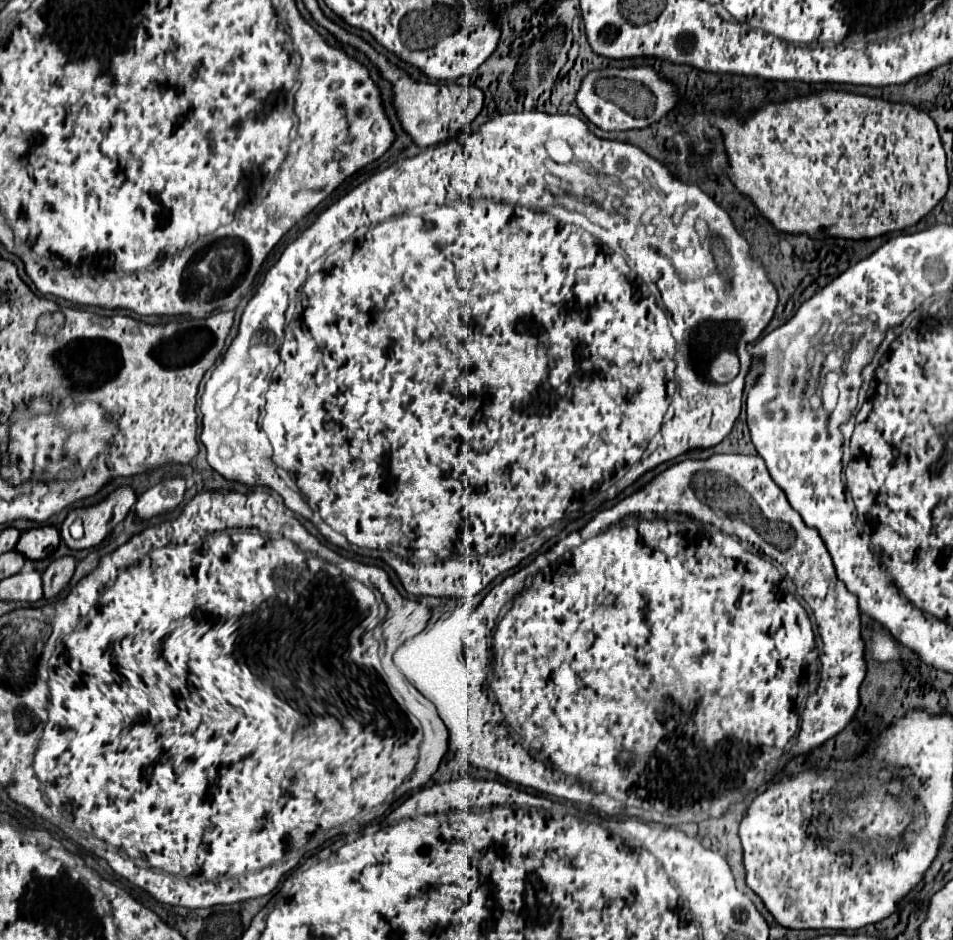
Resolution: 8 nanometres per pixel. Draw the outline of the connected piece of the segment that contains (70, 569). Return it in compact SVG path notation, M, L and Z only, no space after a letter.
M61 556L61 558L51 560L47 570L43 572L45 598L53 598L67 586L67 582L71 580L71 576L75 572L75 564L77 564L77 560L73 556Z

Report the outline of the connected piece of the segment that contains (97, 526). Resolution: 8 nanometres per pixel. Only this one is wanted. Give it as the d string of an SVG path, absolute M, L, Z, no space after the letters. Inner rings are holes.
M125 484L125 486L115 488L105 500L97 502L95 506L69 510L69 514L61 526L61 536L63 536L65 544L75 550L97 546L127 516L127 512L135 506L135 502L137 502L135 490ZM77 516L81 516L85 522L85 536L81 540L73 540L69 534L69 526L73 524L73 520Z

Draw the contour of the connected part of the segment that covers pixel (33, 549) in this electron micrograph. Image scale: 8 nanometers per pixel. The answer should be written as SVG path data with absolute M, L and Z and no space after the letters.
M45 524L45 526L29 528L27 532L23 532L15 548L25 558L41 560L41 558L47 558L57 548L59 542L61 542L59 530L55 526L51 526L51 524Z

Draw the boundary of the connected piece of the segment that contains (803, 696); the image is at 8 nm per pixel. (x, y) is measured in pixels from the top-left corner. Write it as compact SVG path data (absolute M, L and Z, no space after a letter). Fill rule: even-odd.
M713 454L707 460L689 458L689 460L677 462L669 466L667 470L663 470L659 476L655 476L651 482L635 490L631 496L619 500L613 508L601 510L583 530L575 534L575 538L579 538L581 542L575 540L573 546L565 542L561 542L561 546L555 544L553 562L547 562L545 566L529 574L527 576L529 584L523 586L519 594L507 592L507 598L511 598L511 608L497 622L495 634L493 634L493 678L491 682L487 682L489 672L483 672L483 676L479 676L477 682L473 678L475 688L479 686L479 688L491 690L489 694L491 710L487 712L489 716L487 716L485 728L481 730L475 728L475 738L473 738L473 732L469 732L467 740L463 740L461 736L461 742L459 742L459 734L455 736L455 730L453 730L453 738L451 738L451 746L463 752L473 766L483 768L487 772L495 772L503 780L513 782L517 786L533 788L537 792L557 796L569 802L593 806L599 812L605 812L609 816L625 816L625 818L637 818L643 822L659 822L663 826L679 826L687 822L703 822L709 818L721 818L731 804L741 802L747 794L759 790L769 780L773 780L773 776L779 774L791 758L799 754L811 754L815 748L819 748L821 744L825 744L827 740L843 732L849 726L851 718L857 714L857 708L861 704L859 688L867 674L865 640L861 636L861 614L859 614L857 598L837 578L835 566L829 558L829 552L825 550L825 544L819 532L815 528L805 526L801 516L789 506L785 492L773 482L765 462L757 454L755 456ZM665 512L683 512L683 514L673 514L673 518L657 518L657 516L665 516ZM703 522L705 524L713 522L719 530L725 530L727 534L719 532L715 526L703 526ZM743 542L753 546L755 552L749 552ZM797 594L805 598L807 606L811 608L815 616L815 622L819 626L819 634L823 640L821 650L815 642L813 620L809 618L807 608L803 606L803 600Z

